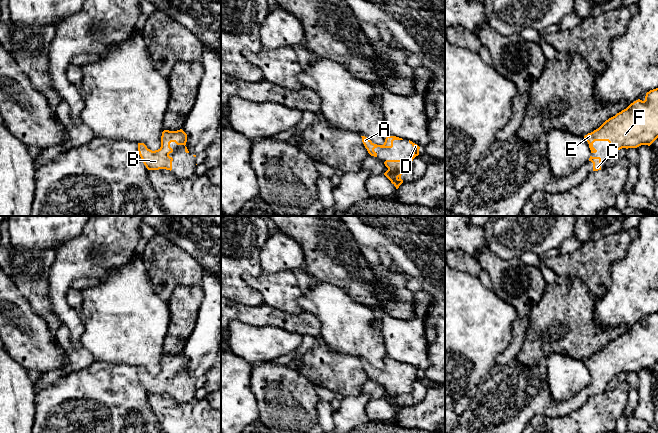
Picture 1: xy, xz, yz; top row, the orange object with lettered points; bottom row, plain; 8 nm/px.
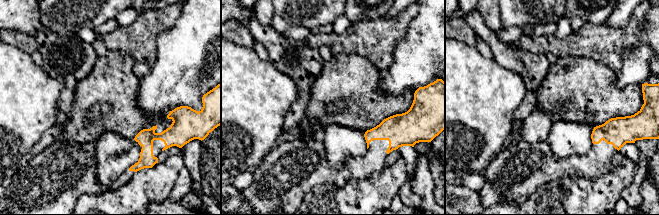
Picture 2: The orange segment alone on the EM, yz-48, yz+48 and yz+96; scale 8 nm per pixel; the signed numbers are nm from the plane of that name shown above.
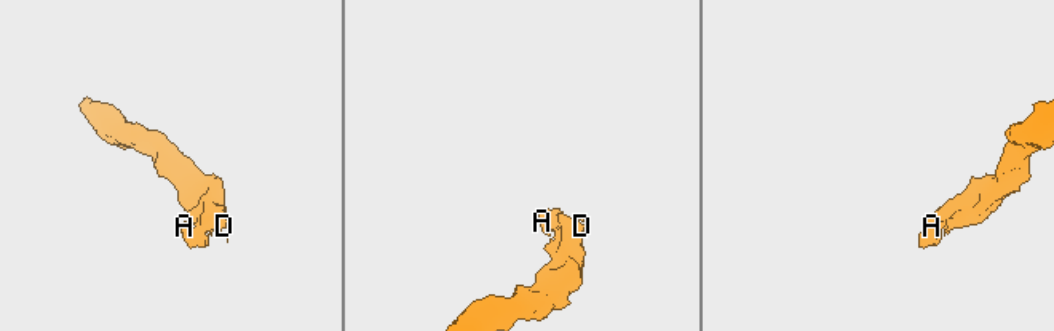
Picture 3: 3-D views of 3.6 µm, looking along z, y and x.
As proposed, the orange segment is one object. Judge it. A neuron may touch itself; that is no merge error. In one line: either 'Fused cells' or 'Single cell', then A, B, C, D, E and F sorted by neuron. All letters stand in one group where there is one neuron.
Single cell. Groups: A B C D E F

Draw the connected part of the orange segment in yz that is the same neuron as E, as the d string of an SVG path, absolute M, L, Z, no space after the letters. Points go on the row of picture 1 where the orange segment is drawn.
M658 88L647 92L644 101L634 101L584 138L591 153L597 152L593 147L595 141L608 141L613 146L610 155L622 148L650 146L658 138Z

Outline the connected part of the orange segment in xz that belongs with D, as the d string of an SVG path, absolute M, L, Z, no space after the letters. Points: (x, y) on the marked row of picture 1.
M410 140L409 143L413 146L413 154L407 160L386 160L384 162L388 168L384 175L391 181L396 189L403 183L401 179L403 172L411 168L413 159L419 155L420 147Z

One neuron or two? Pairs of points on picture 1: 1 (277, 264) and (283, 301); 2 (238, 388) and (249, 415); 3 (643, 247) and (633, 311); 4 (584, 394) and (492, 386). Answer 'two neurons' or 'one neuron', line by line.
1: two neurons
2: one neuron
3: one neuron
4: one neuron

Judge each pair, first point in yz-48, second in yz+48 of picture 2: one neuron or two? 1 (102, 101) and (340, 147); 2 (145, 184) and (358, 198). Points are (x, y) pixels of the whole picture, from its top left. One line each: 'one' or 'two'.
1: two
2: one

